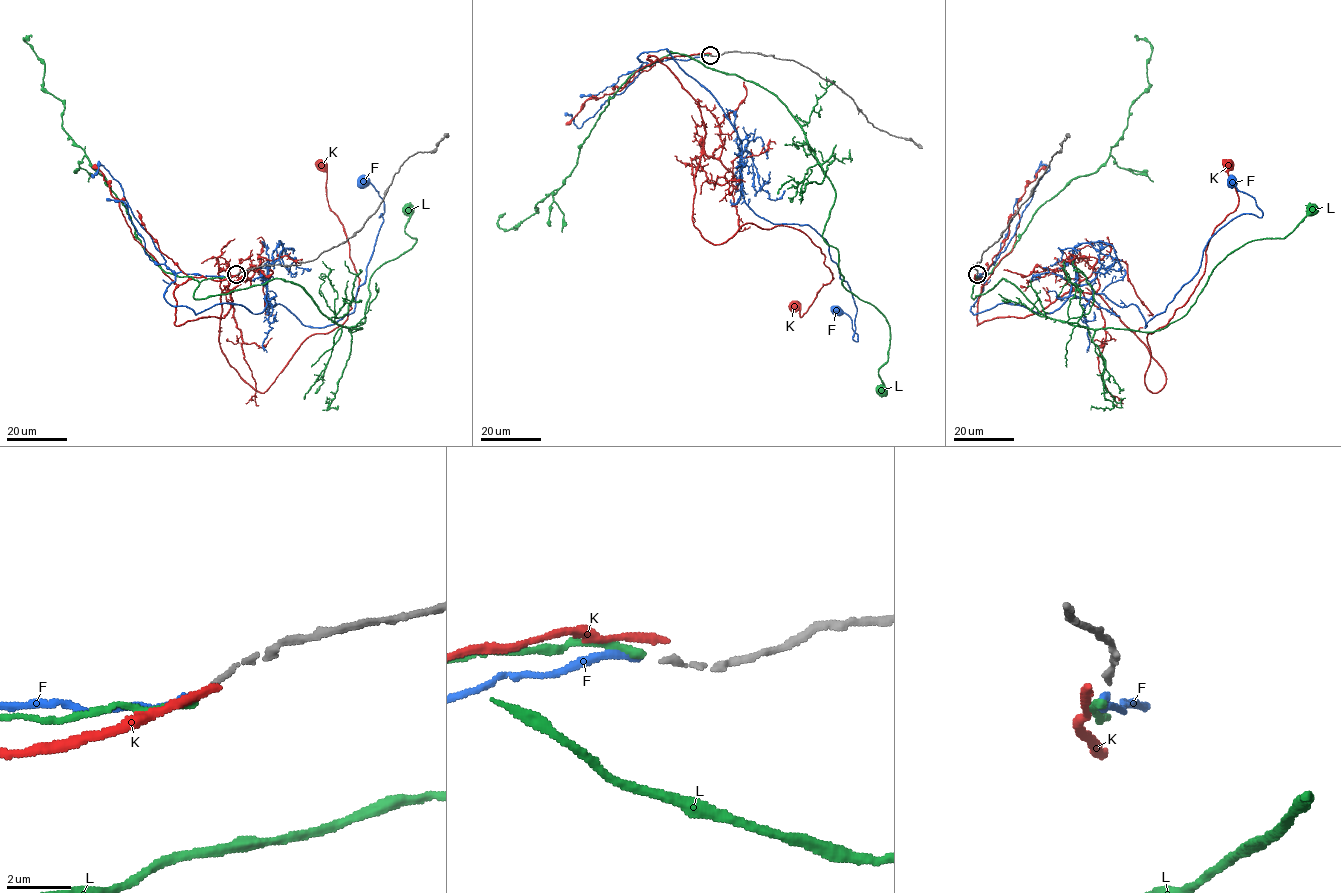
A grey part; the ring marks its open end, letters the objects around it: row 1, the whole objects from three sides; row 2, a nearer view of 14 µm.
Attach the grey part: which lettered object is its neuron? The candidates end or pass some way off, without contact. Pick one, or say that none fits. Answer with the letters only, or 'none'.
F

